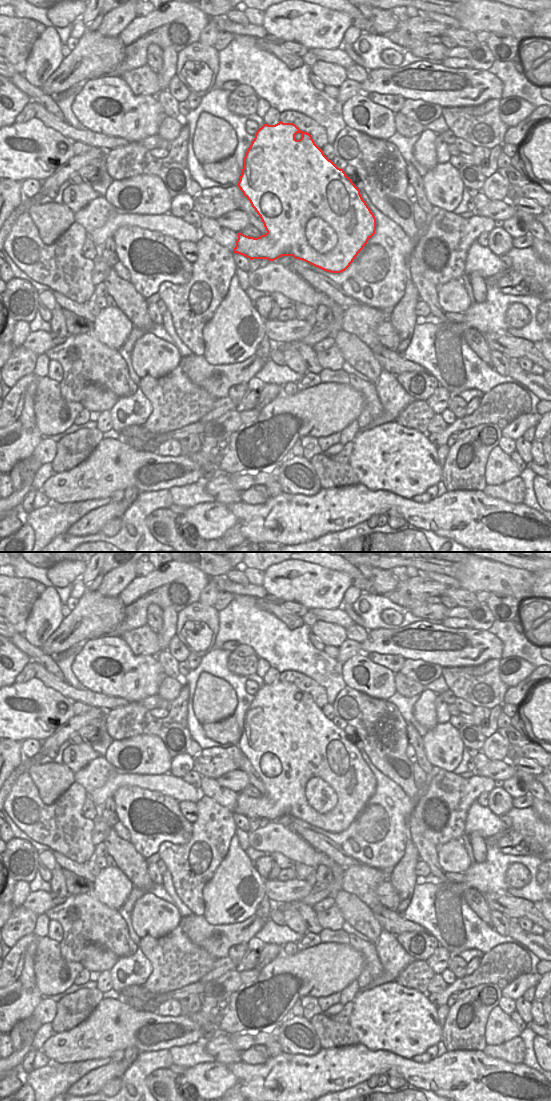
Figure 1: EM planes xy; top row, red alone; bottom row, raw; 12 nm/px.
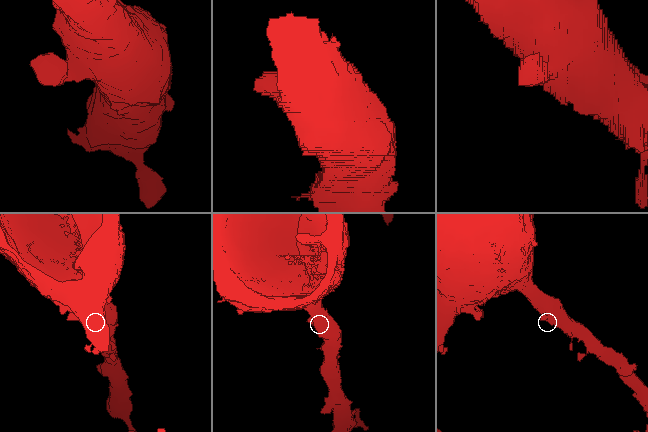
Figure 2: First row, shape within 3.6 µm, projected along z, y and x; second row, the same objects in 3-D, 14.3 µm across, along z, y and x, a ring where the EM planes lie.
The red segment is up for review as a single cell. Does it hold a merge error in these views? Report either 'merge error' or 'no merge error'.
no merge error

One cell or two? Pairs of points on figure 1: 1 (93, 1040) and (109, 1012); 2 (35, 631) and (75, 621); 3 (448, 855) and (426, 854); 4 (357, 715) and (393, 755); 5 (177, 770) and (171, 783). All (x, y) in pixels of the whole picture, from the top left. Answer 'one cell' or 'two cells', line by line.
1: one cell
2: two cells
3: two cells
4: one cell
5: two cells

